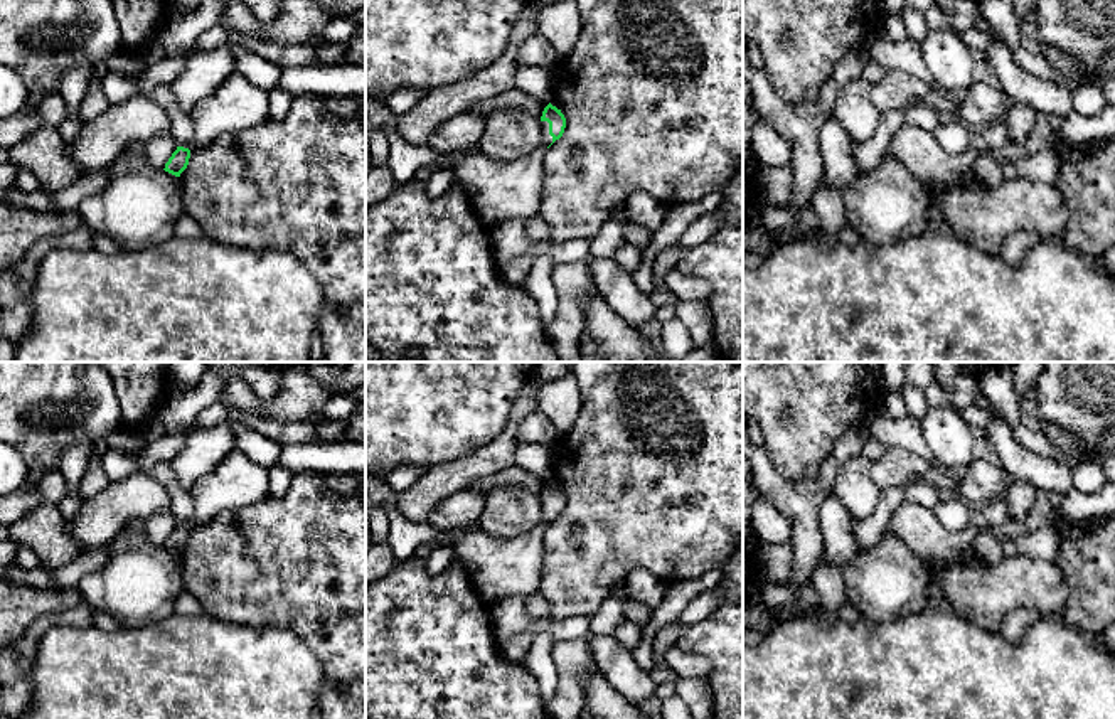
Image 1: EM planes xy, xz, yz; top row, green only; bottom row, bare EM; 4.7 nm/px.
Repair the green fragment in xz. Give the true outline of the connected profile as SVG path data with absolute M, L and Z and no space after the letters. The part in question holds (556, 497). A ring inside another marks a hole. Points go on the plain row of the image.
M549 480L541 493L541 520L536 529L510 539L497 539L478 529L453 541L453 561L463 564L487 604L539 593L544 532L564 505L564 492Z

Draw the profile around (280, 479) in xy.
M273 465L268 468L268 497L281 498L293 480L293 473L281 465Z

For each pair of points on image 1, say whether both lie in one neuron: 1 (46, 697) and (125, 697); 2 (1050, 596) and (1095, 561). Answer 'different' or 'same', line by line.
1: same
2: different

